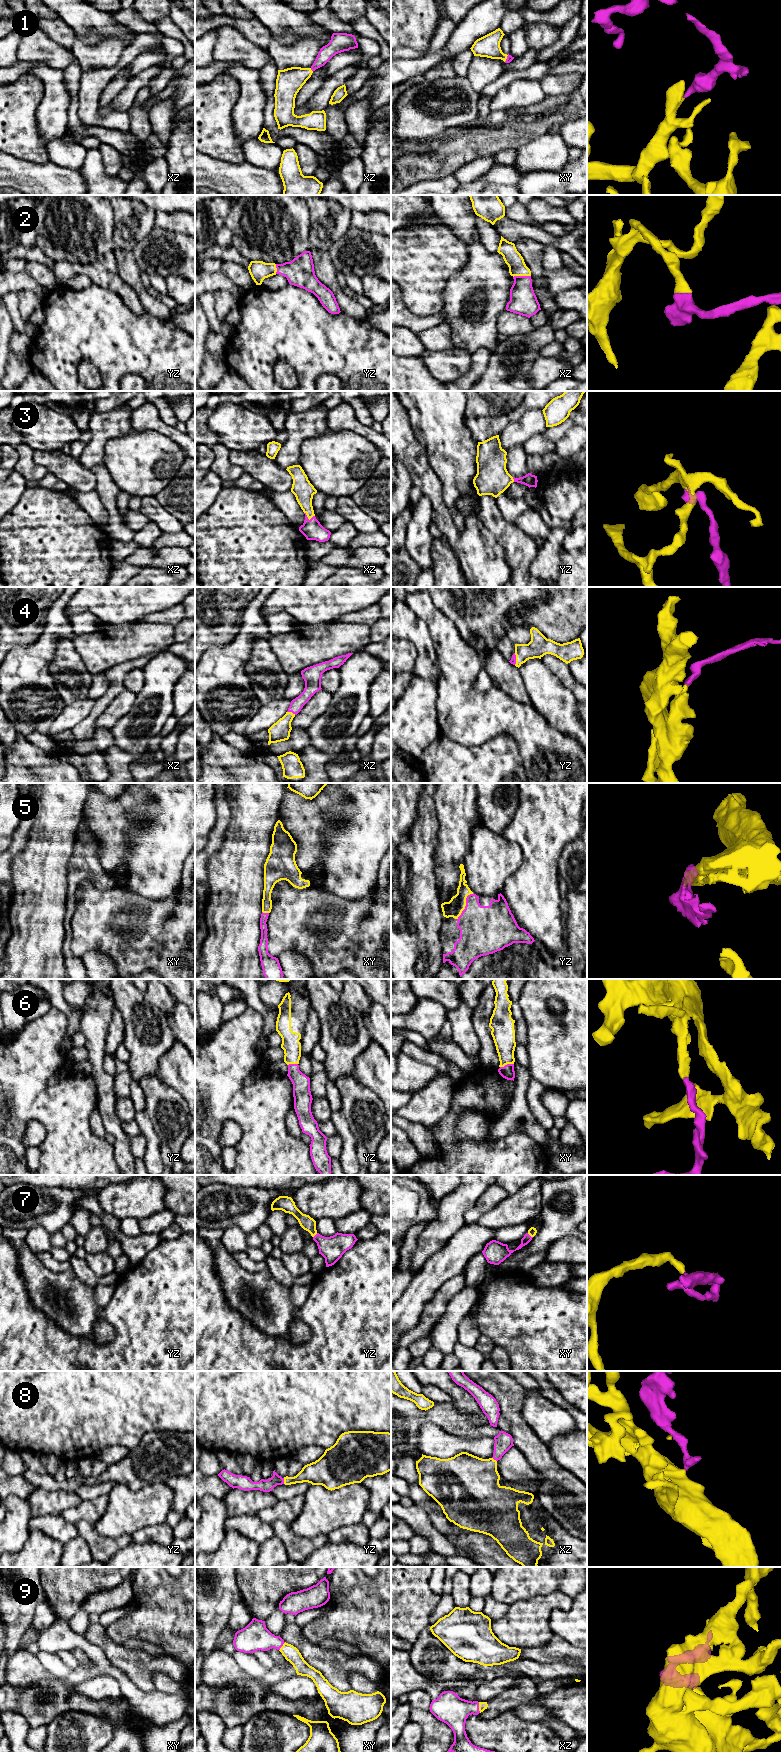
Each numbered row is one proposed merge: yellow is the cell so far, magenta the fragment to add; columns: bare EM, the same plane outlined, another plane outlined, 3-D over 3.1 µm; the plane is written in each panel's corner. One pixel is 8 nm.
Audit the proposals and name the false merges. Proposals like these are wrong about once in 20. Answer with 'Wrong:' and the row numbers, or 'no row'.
Wrong: no row

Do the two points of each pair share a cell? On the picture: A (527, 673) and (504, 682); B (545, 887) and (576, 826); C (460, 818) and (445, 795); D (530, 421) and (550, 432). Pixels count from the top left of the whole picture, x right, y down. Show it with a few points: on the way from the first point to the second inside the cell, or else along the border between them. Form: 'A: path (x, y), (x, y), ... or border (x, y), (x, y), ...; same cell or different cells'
A: border (518, 668), (524, 689), (529, 698); different cells
B: path (545, 871), (545, 855), (560, 840); same cell
C: path (457, 812), (456, 806), (451, 801); same cell
D: border (546, 427), (543, 432); different cells

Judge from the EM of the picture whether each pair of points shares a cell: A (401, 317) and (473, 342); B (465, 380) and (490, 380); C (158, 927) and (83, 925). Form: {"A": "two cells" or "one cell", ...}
{"A": "two cells", "B": "two cells", "C": "one cell"}

